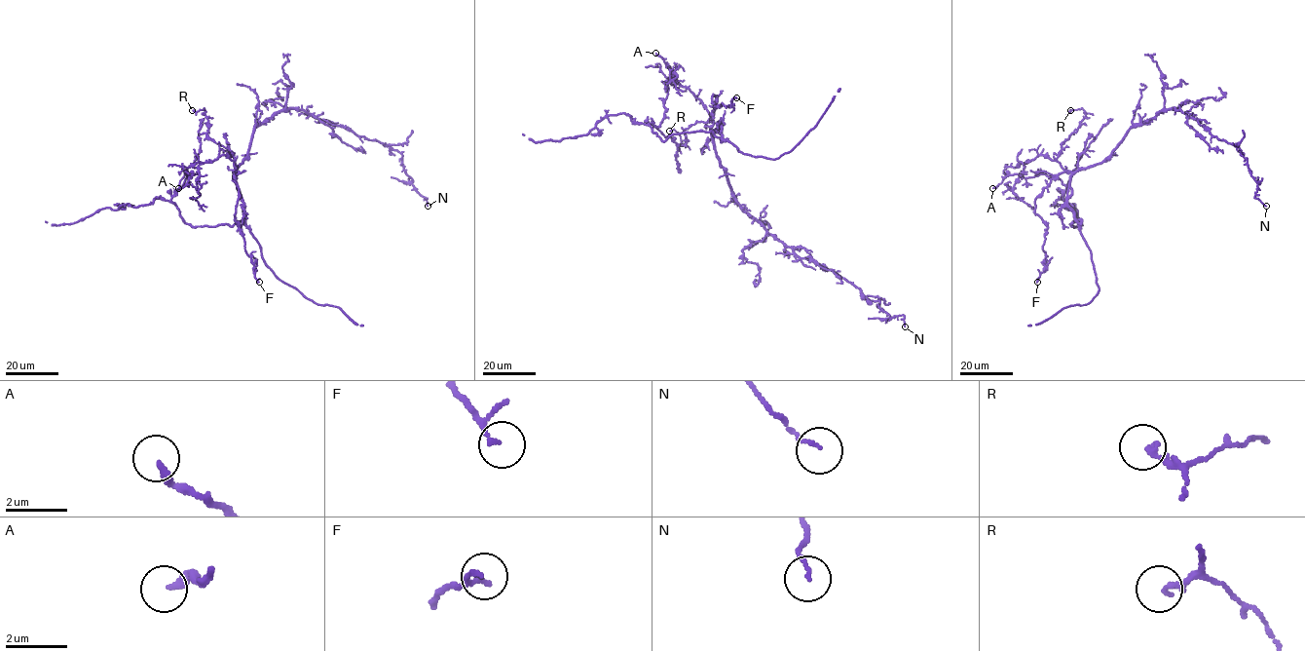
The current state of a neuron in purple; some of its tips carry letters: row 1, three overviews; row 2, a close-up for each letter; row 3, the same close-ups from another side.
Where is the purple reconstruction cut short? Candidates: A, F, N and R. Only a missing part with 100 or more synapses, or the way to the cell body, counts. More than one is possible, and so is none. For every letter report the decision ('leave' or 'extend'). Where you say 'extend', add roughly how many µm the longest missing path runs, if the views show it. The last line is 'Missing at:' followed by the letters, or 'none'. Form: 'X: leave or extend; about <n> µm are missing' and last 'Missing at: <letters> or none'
A: leave
F: leave
N: leave
R: leave
Missing at: none

